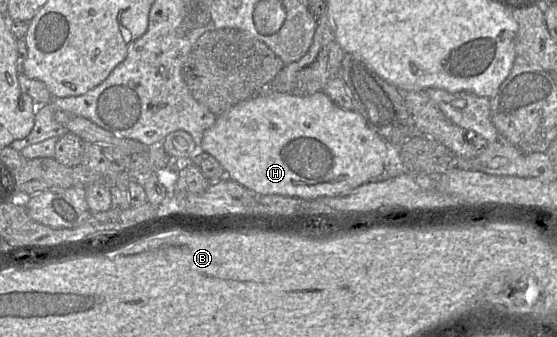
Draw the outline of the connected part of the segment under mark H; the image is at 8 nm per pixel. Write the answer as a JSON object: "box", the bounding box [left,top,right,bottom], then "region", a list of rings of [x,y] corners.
{"box":[201,91,390,199],"region":[[[320,91],[307,96],[295,96],[290,94],[254,95],[243,100],[224,111],[216,118],[215,123],[204,131],[201,148],[204,152],[213,156],[224,168],[225,177],[231,179],[243,187],[260,195],[279,195],[301,199],[317,199],[320,197],[337,197],[346,195],[355,188],[368,183],[376,182],[385,169],[385,160],[390,155],[390,145],[377,133],[371,130],[362,115],[357,111],[348,111],[339,107],[330,97]]]}

